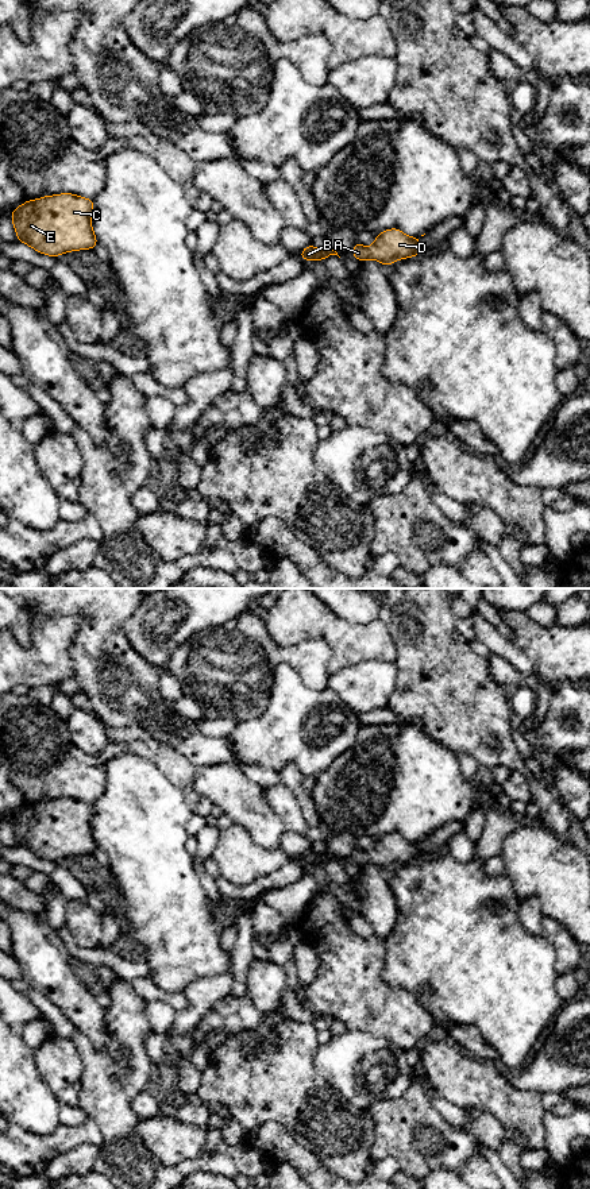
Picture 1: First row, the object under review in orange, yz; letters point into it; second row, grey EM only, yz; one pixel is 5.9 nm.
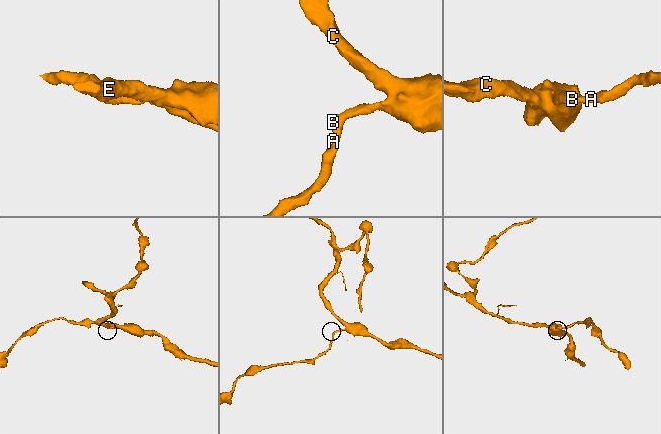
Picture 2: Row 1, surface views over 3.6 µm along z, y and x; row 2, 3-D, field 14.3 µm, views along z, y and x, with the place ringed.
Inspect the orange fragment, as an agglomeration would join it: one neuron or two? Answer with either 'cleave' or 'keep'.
keep

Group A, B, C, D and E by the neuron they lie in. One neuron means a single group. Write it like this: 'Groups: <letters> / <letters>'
Groups: A B C D E

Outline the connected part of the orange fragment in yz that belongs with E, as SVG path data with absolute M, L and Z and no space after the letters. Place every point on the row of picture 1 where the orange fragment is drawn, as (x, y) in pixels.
M73 193L43 196L12 209L18 242L39 254L58 258L78 250L93 250L99 242L90 217L95 202Z

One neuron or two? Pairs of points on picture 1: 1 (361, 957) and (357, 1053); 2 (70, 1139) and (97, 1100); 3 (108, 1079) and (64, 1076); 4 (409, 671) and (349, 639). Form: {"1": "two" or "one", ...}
{"1": "two", "2": "two", "3": "two", "4": "two"}

